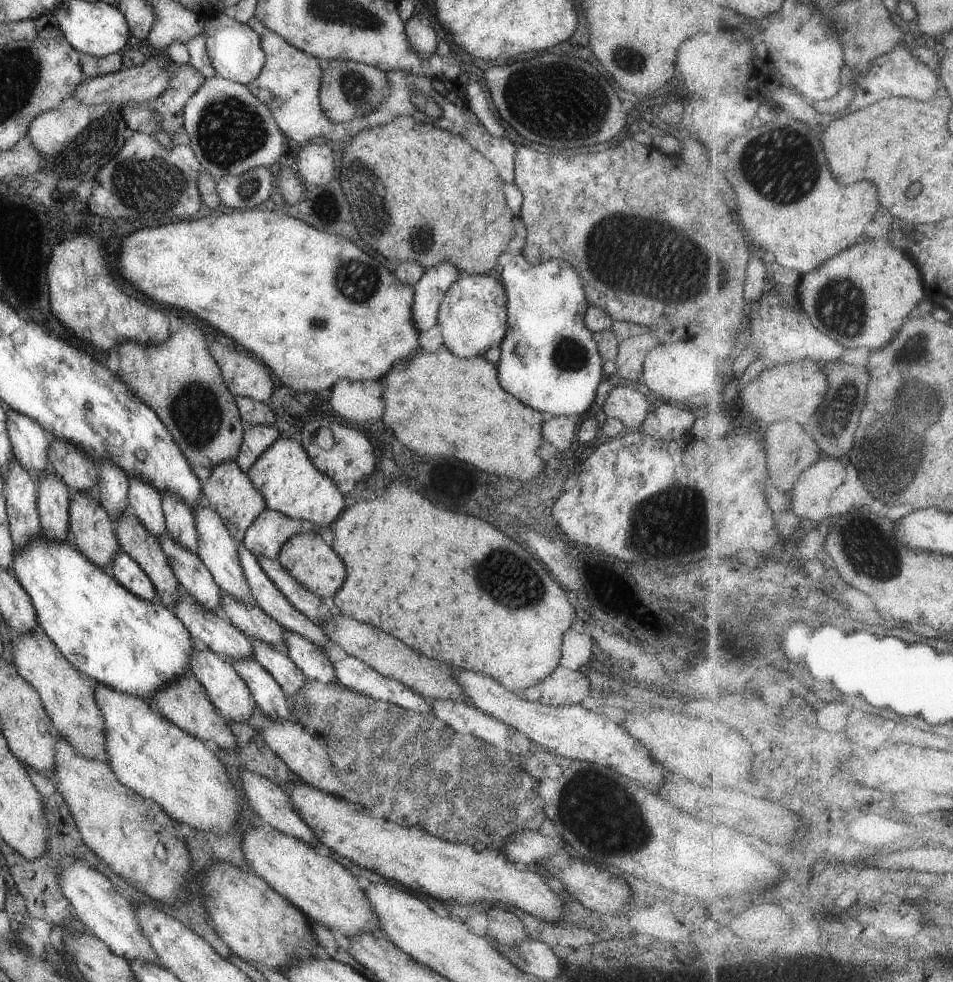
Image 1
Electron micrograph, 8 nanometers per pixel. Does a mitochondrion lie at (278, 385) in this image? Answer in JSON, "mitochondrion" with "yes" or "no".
{"mitochondrion":"no"}

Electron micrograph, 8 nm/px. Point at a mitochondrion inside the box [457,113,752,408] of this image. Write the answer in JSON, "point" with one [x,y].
{"point":[620,251]}

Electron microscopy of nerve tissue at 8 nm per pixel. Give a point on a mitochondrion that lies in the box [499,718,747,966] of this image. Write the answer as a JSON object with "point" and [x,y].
{"point":[593,809]}

